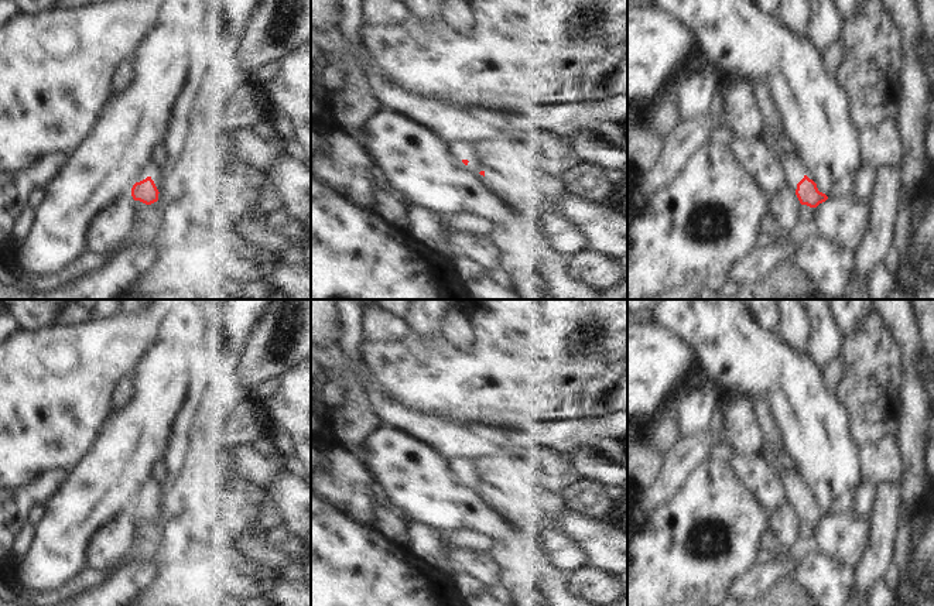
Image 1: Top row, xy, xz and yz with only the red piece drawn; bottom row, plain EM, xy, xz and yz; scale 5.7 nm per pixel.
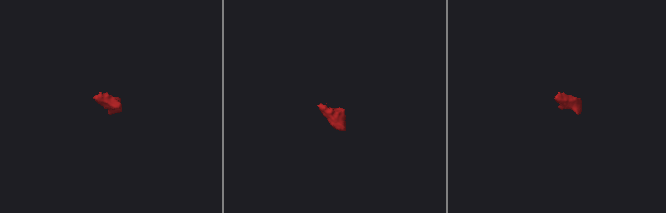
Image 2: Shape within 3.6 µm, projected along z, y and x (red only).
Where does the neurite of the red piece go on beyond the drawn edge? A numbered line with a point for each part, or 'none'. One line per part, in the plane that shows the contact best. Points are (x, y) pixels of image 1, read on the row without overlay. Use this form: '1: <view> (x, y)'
1: xy (157, 485)

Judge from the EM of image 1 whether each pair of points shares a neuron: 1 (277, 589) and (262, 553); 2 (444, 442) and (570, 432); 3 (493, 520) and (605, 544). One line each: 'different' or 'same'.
1: same
2: same
3: different

